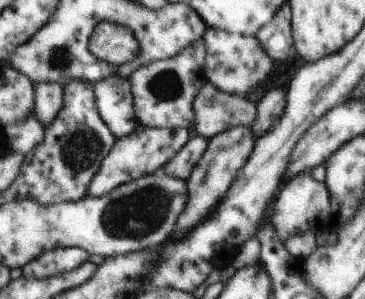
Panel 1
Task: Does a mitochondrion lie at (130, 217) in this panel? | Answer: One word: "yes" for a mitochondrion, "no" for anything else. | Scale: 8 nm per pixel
yes

